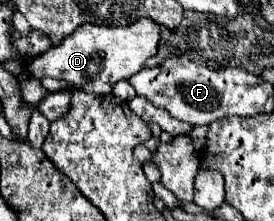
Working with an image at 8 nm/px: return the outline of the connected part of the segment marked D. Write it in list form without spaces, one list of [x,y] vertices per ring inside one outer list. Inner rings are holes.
[[[140,18],[124,28],[82,24],[70,36],[66,36],[60,46],[52,46],[44,52],[44,56],[34,58],[32,64],[28,64],[28,72],[34,78],[50,76],[64,80],[74,88],[90,94],[110,94],[118,80],[134,76],[144,66],[144,62],[156,54],[158,38],[160,26],[148,18]]]

